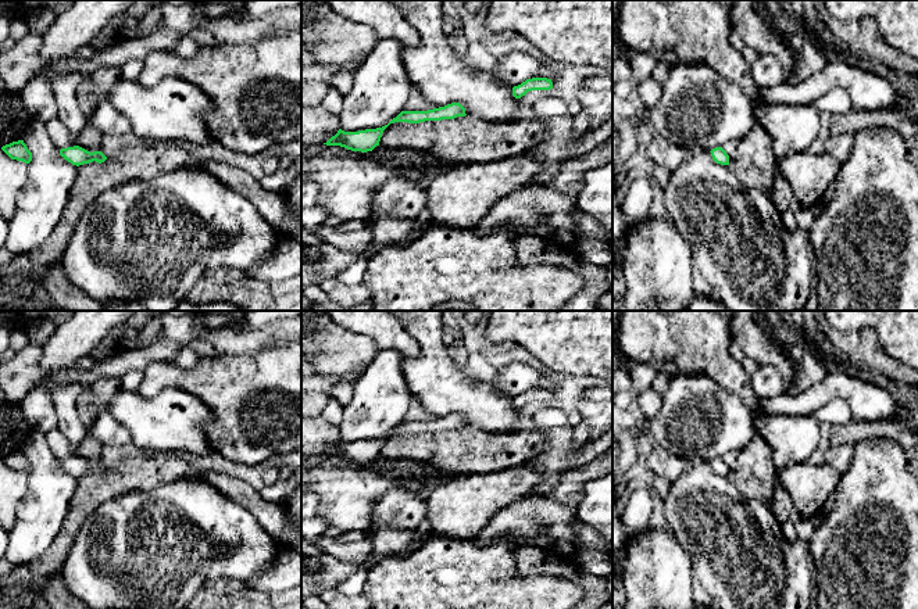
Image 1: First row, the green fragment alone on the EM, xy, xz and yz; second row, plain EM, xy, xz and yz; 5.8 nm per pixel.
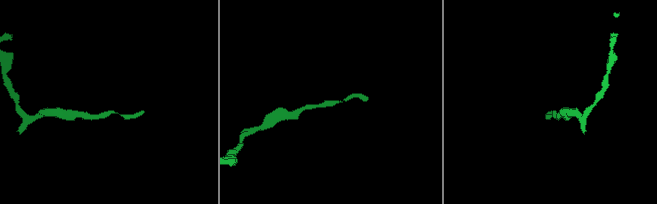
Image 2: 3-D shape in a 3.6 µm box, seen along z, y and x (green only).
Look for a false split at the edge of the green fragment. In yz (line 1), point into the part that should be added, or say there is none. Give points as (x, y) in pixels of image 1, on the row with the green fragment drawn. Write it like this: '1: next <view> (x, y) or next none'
1: next none

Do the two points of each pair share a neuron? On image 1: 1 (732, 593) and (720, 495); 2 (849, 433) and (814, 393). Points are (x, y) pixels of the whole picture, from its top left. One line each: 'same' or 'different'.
1: same
2: different

